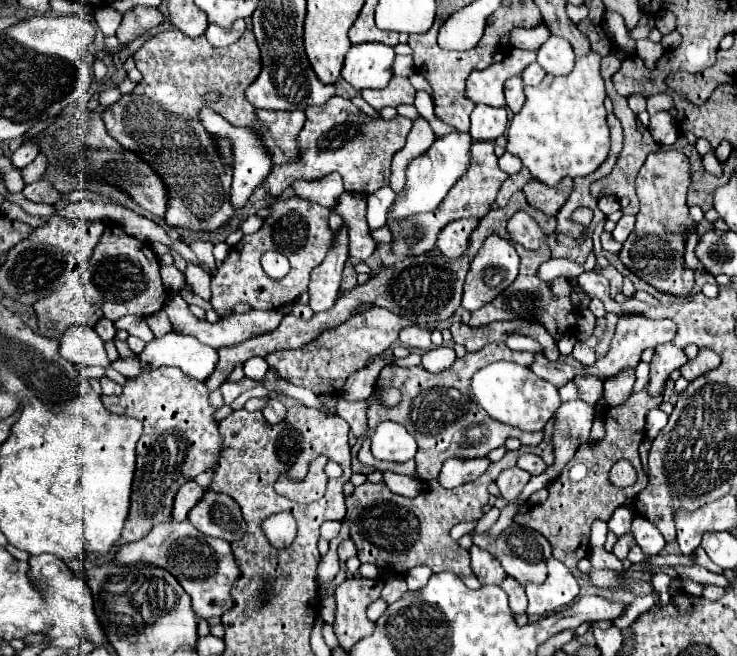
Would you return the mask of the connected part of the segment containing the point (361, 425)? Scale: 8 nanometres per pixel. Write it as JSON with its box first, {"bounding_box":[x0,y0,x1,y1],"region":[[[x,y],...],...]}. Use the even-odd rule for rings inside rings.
{"bounding_box":[338,400,372,438],"region":[[[338,400],[338,416],[350,424],[350,430],[356,438],[362,436],[366,430],[366,410],[368,410],[370,402],[372,400],[366,400],[366,402]]]}

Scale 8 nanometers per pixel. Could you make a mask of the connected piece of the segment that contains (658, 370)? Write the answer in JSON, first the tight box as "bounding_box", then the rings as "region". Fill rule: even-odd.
{"bounding_box":[648,342,688,396],"region":[[[672,342],[658,346],[654,350],[654,358],[650,362],[650,382],[648,382],[650,396],[660,396],[664,392],[664,384],[666,384],[670,372],[678,370],[686,362],[688,362],[688,358],[686,358],[684,350],[674,346]]]}

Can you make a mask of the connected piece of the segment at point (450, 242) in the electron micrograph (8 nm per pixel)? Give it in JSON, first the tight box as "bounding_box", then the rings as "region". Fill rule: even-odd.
{"bounding_box":[438,218,478,260],"region":[[[474,218],[450,222],[438,236],[438,250],[450,260],[458,260],[464,254],[464,248],[468,248],[468,240],[476,224],[478,220]]]}

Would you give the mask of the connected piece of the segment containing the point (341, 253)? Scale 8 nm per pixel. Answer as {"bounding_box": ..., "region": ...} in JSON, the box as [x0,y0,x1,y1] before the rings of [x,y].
{"bounding_box":[308,224,348,312],"region":[[[342,224],[342,228],[336,230],[336,244],[332,244],[332,252],[328,252],[324,264],[312,270],[308,294],[310,308],[314,312],[324,312],[332,308],[332,304],[336,302],[342,268],[346,260],[348,260],[348,228],[346,224]]]}

